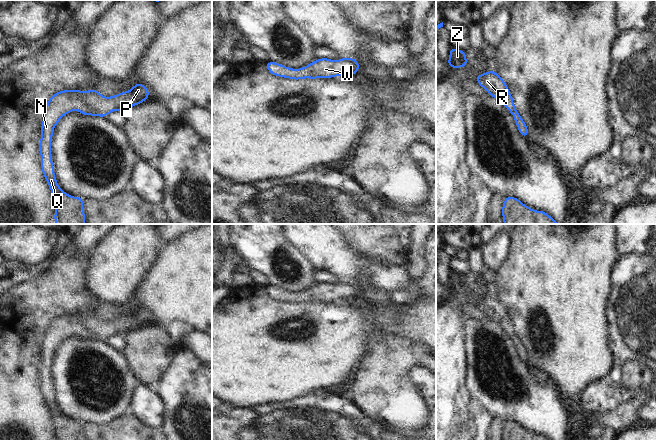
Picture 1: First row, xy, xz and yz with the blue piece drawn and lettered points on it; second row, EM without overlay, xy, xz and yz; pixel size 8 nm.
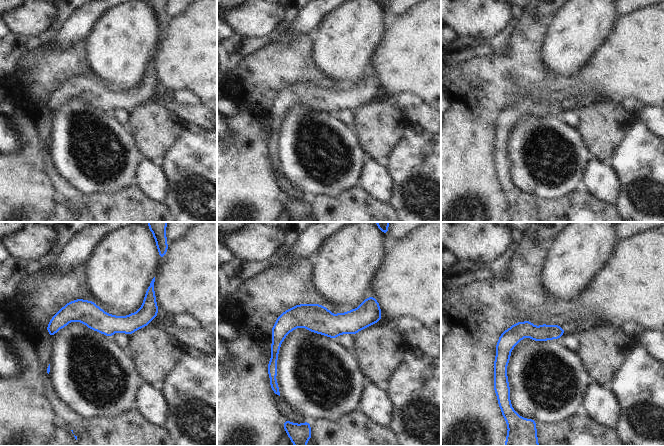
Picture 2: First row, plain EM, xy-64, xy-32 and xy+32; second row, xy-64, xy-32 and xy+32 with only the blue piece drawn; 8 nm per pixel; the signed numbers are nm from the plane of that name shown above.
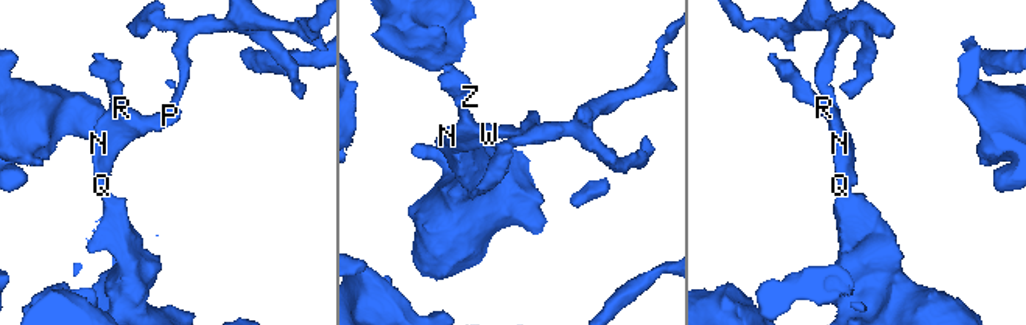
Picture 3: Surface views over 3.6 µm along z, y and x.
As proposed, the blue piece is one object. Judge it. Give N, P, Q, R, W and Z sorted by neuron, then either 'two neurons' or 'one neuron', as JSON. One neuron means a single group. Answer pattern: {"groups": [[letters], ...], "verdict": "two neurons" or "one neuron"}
{"groups": [["N", "P", "Q", "R", "W", "Z"]], "verdict": "one neuron"}

